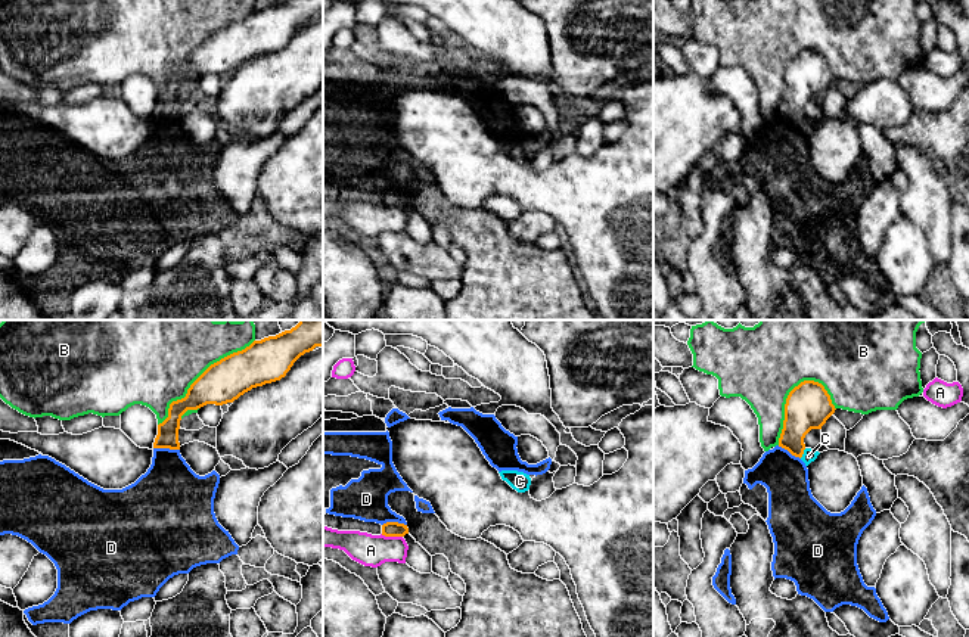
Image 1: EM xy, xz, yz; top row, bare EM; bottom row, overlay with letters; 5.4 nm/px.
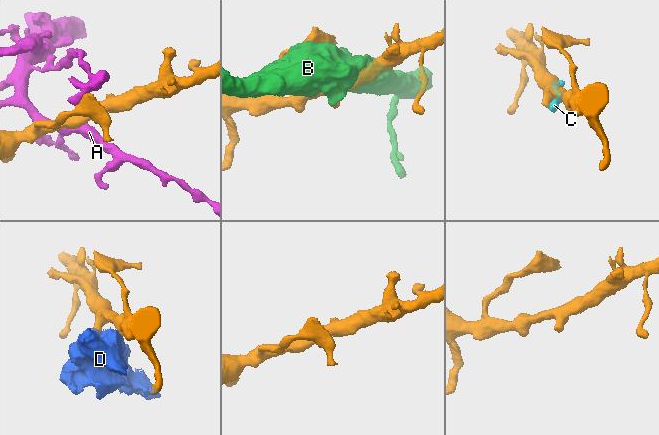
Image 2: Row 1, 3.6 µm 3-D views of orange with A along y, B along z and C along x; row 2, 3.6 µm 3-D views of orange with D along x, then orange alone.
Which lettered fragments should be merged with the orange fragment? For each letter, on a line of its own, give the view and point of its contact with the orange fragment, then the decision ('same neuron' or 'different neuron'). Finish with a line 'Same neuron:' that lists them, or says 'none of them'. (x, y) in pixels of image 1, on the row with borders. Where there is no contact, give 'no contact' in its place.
A: xz (391, 535) | different neuron
B: xy (199, 376) | different neuron
C: yz (803, 453) | different neuron
D: xy (167, 447) | different neuron
Same neuron: none of them

